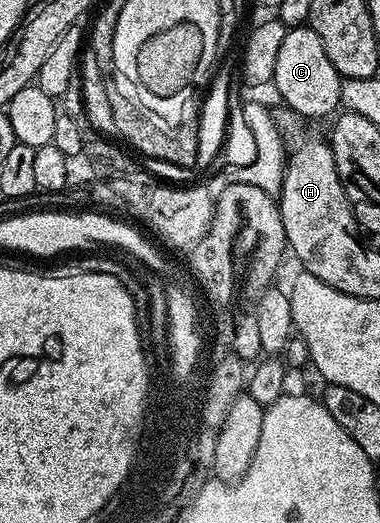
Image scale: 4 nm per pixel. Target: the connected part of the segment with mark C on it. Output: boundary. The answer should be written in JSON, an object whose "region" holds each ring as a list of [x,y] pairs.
{"region":[[[310,26],[287,29],[281,42],[281,50],[277,53],[273,88],[279,91],[280,98],[297,115],[308,116],[311,120],[319,120],[327,115],[330,117],[340,107],[343,82],[344,79],[333,66],[333,62],[329,62],[329,54],[325,54],[325,45],[321,43],[317,30]]]}

